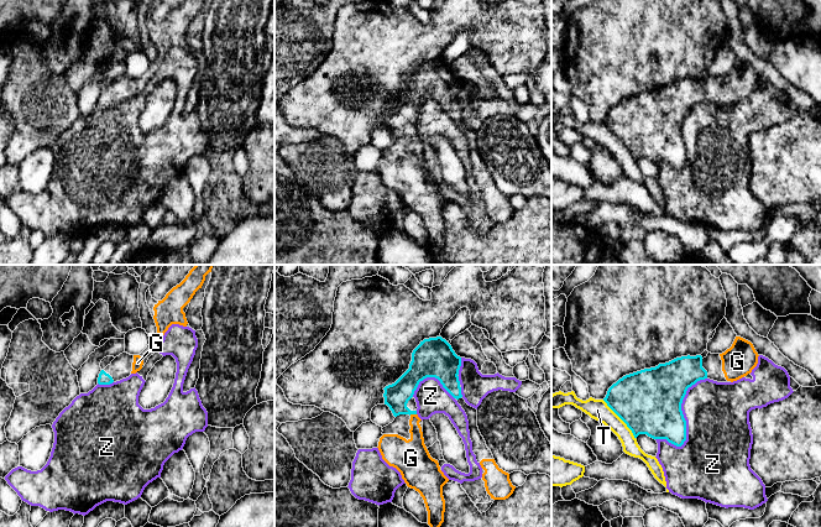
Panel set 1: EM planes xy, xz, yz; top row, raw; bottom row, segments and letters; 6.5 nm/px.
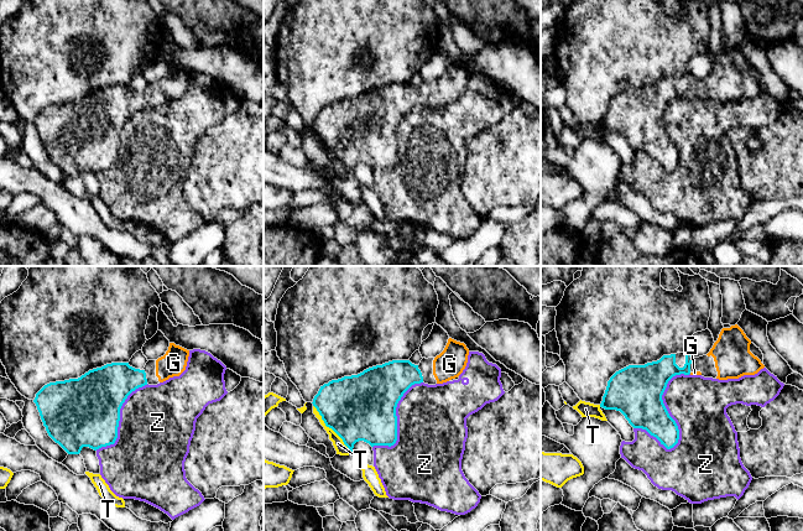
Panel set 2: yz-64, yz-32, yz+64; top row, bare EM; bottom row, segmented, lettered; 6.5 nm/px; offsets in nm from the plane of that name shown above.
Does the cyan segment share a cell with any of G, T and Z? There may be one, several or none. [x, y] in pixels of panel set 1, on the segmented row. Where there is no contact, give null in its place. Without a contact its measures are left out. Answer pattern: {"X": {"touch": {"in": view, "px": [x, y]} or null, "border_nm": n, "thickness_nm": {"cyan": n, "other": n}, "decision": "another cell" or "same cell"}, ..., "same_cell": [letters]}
{"G": {"touch": {"in": "xz", "px": [412, 413]}, "border_nm": 50, "thickness_nm": {"cyan": 160, "other": 180}, "decision": "same cell"}, "T": {"touch": {"in": "yz", "px": [621, 418]}, "border_nm": 340, "thickness_nm": {"cyan": 420, "other": 130}, "decision": "another cell"}, "Z": {"touch": {"in": "yz", "px": [685, 421]}, "border_nm": 550, "thickness_nm": {"cyan": 380, "other": 440}, "decision": "another cell"}, "same_cell": ["G"]}

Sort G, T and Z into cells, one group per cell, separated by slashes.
G / T / Z

